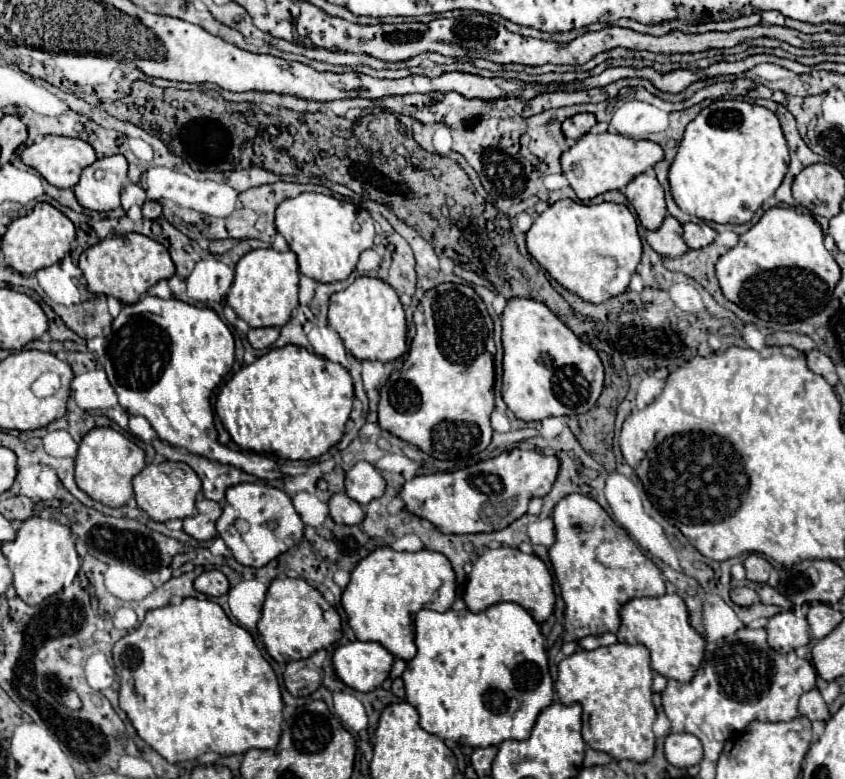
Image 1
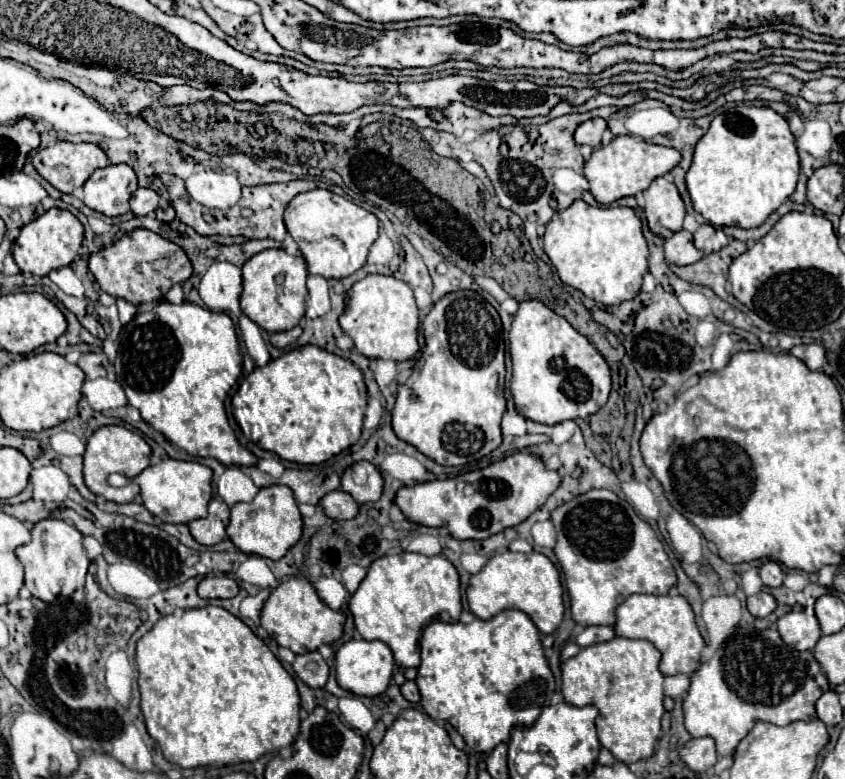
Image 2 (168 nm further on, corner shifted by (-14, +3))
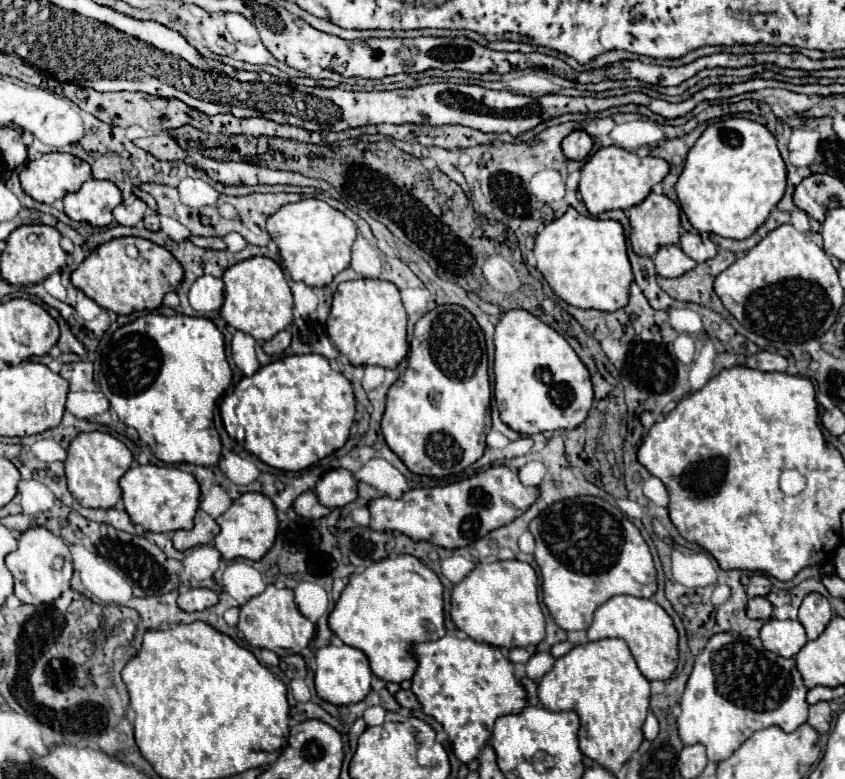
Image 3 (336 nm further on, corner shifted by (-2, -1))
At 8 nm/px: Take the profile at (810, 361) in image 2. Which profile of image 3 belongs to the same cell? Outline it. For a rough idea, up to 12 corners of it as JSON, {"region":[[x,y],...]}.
{"region":[[758,352],[746,366],[762,372],[784,372],[790,358],[774,352]]}

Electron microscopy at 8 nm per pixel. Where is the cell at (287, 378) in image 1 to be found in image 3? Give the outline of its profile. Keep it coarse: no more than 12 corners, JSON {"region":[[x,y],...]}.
{"region":[[292,354],[242,378],[224,428],[298,472],[346,444],[350,380]]}

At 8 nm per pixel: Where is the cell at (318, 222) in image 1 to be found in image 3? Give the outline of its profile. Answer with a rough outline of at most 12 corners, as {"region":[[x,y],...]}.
{"region":[[304,198],[268,218],[292,280],[328,286],[356,224]]}

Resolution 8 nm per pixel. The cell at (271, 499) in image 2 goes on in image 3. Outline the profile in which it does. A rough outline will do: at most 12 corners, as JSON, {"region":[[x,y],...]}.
{"region":[[242,494],[216,518],[224,560],[260,560],[274,546],[276,506]]}

